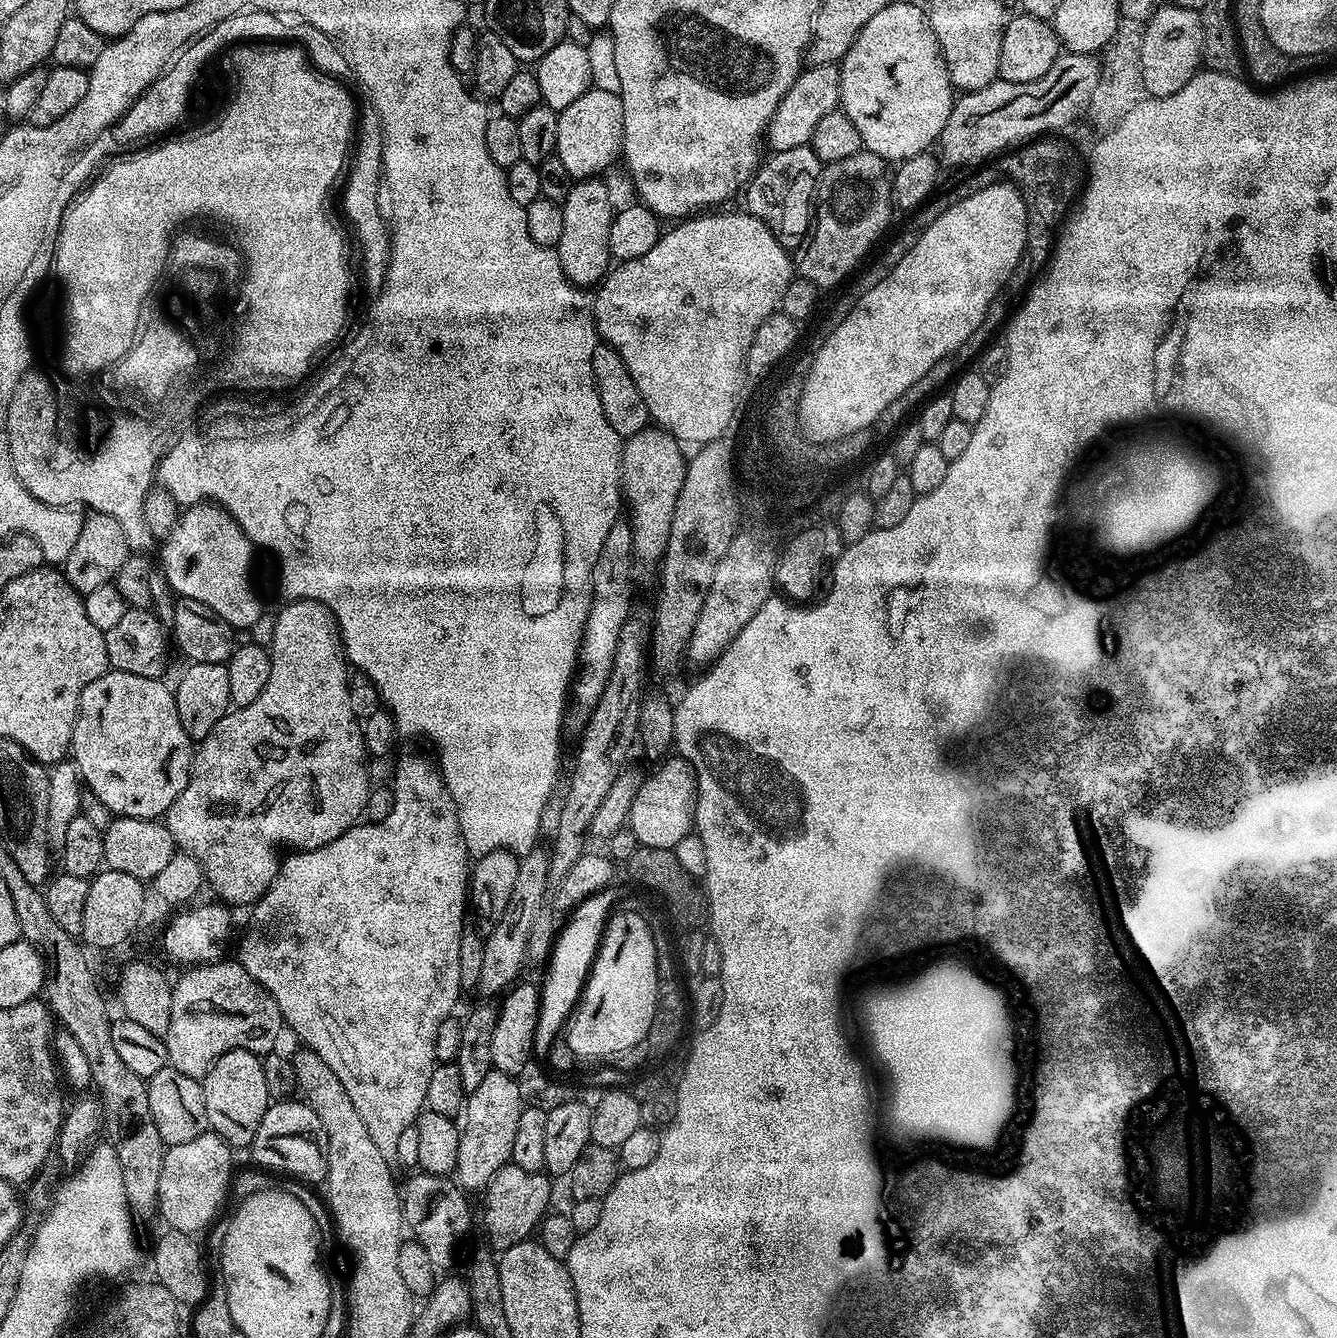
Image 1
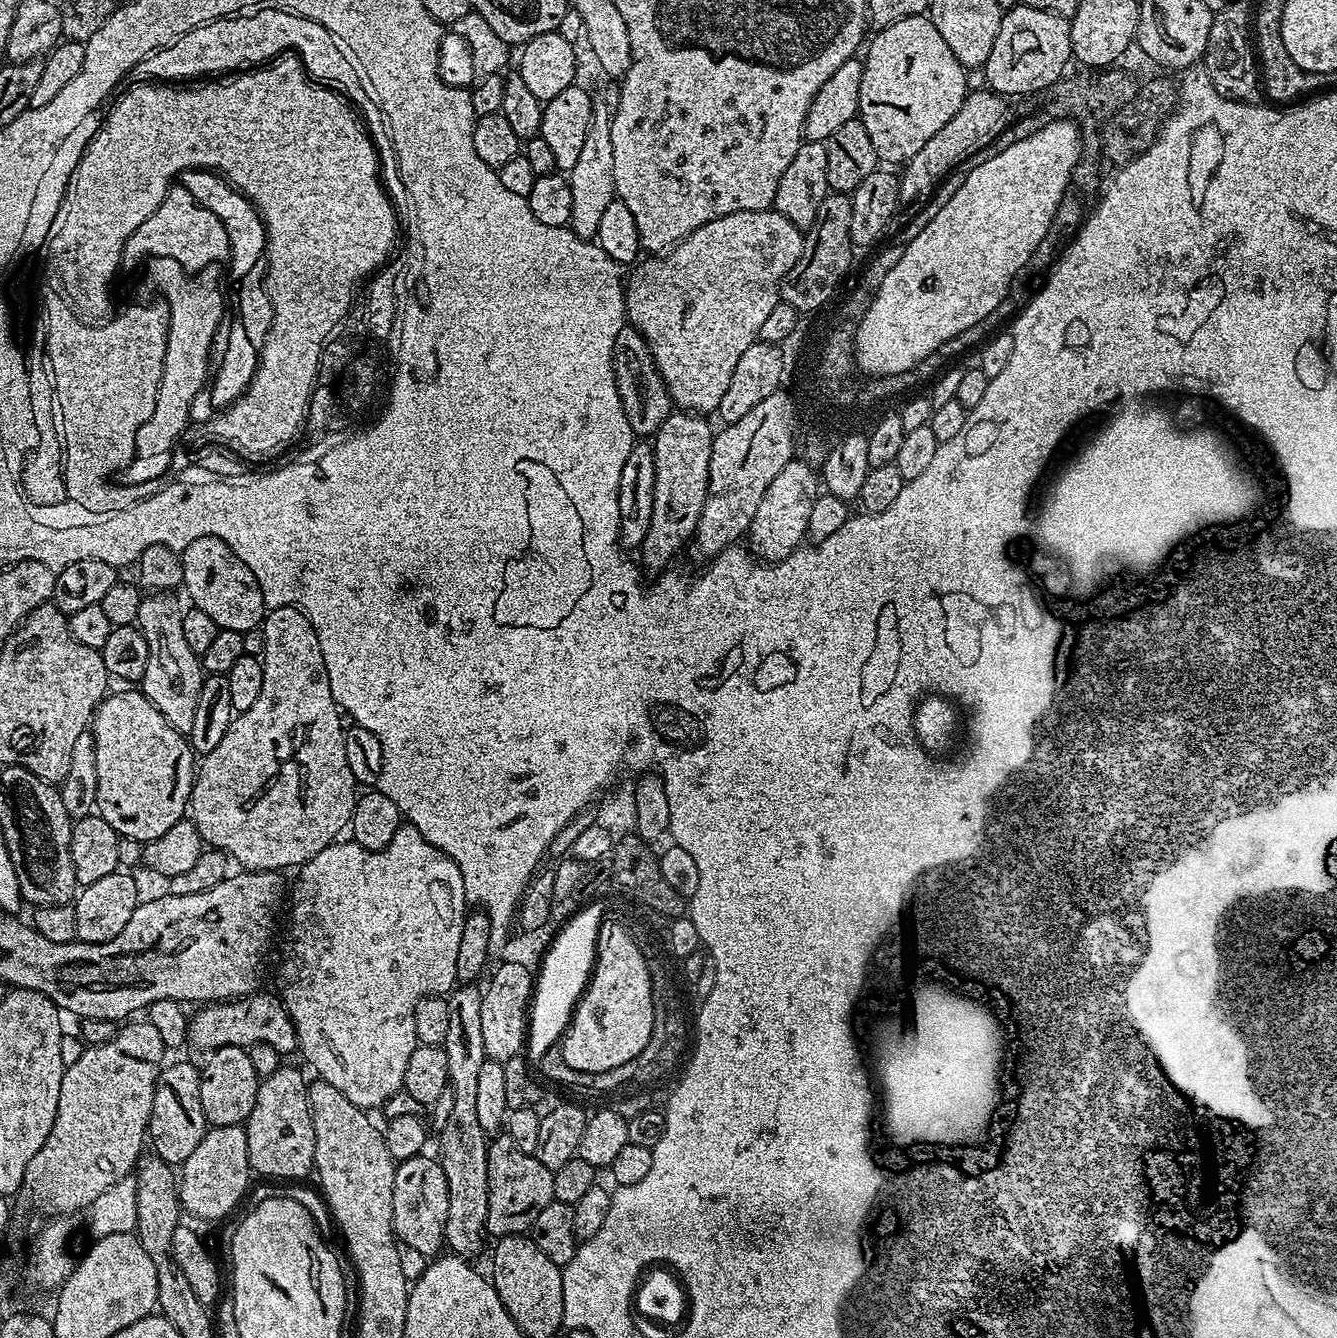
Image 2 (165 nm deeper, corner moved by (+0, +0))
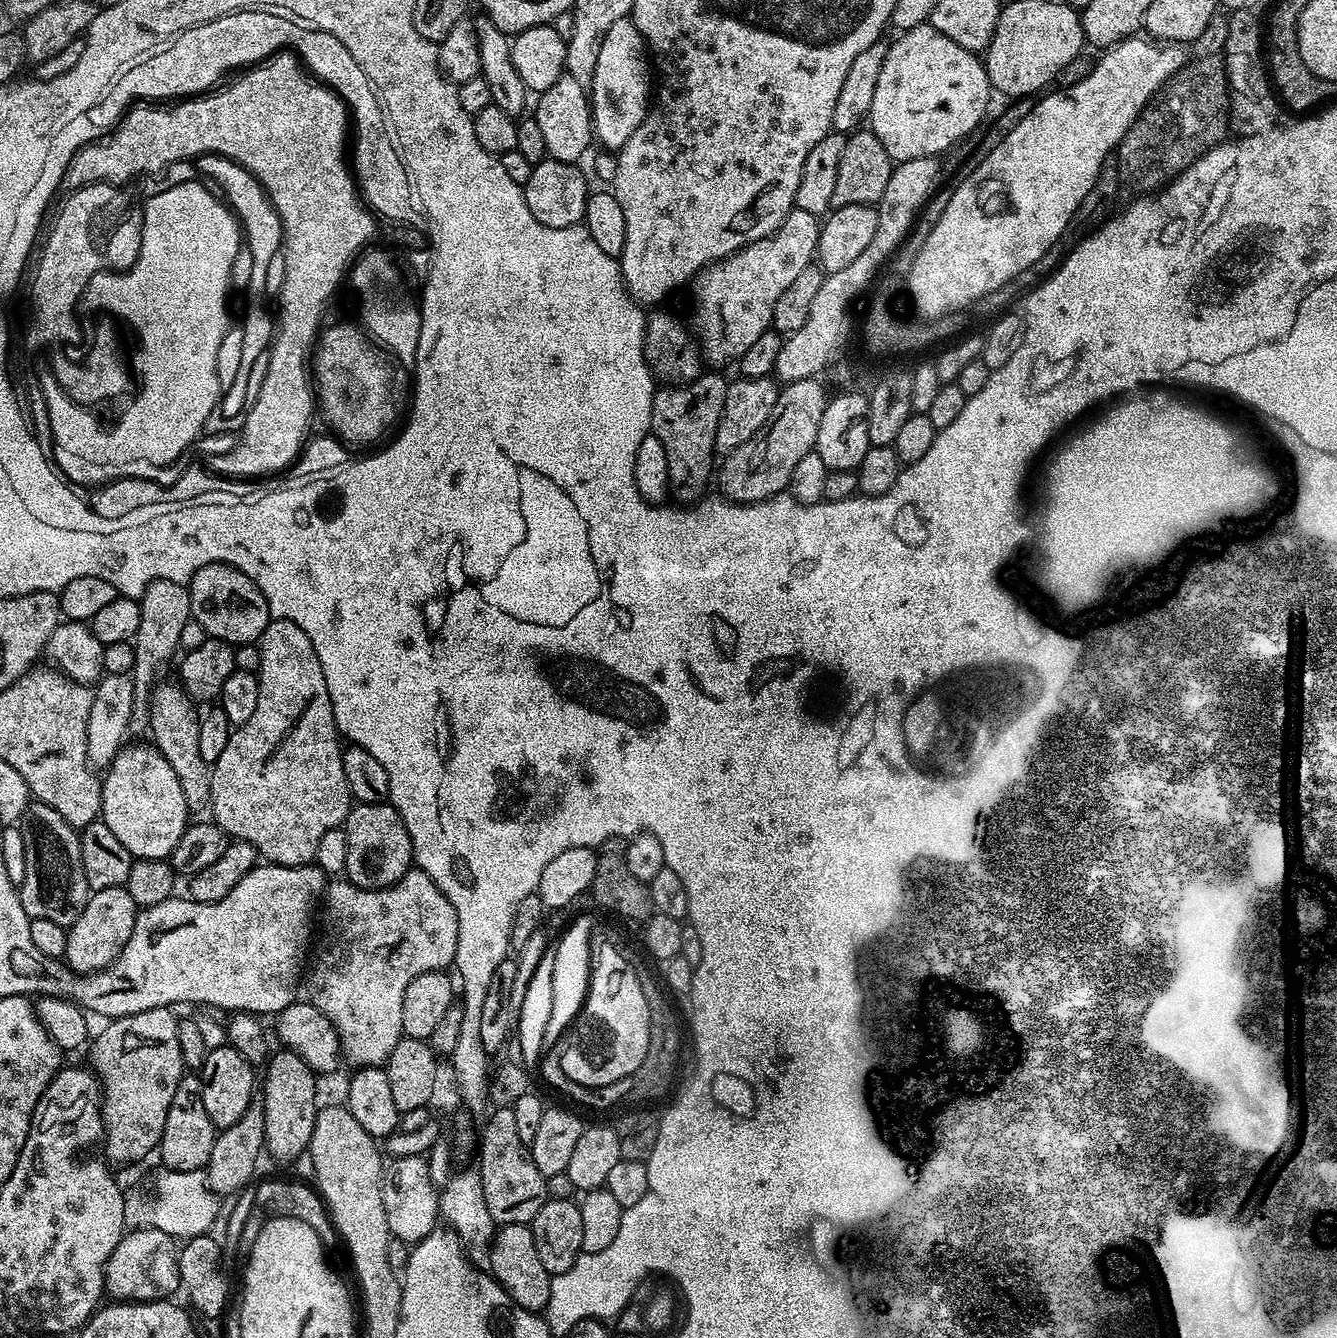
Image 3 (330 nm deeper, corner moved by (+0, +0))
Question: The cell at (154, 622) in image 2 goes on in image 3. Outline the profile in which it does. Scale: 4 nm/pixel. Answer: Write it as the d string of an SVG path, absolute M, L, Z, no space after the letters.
M161 682L152 691L150 722L148 723L150 740L160 751L162 758L166 758L166 762L170 762L170 770L174 770L174 775L177 776L178 782L182 786L182 794L186 794L189 809L207 809L212 798L210 794L212 774L210 766L198 750L201 713L196 712L197 705L179 683L168 683Z

